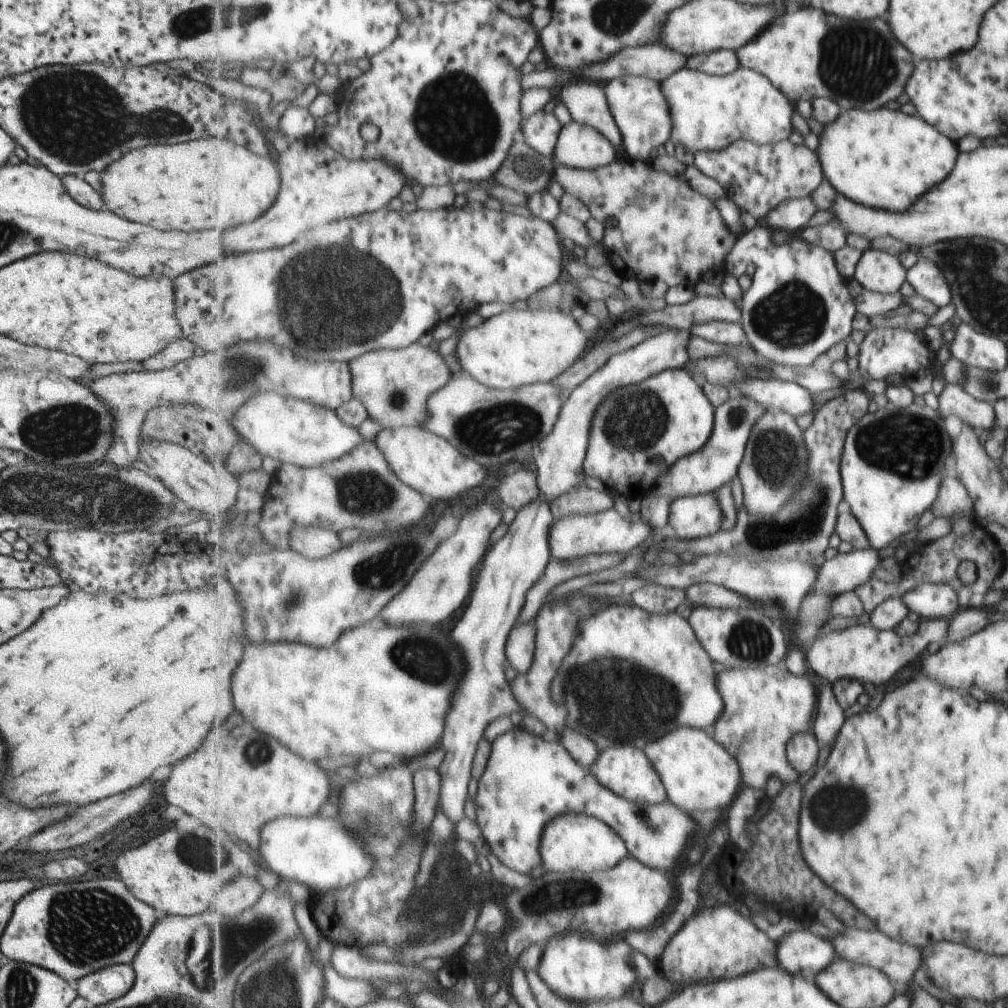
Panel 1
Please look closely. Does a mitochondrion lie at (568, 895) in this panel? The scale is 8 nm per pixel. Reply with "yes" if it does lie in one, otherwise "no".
yes

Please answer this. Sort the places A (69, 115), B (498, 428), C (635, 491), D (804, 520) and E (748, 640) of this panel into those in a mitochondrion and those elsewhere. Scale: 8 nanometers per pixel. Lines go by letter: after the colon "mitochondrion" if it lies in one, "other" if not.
A: mitochondrion
B: mitochondrion
C: other
D: mitochondrion
E: mitochondrion

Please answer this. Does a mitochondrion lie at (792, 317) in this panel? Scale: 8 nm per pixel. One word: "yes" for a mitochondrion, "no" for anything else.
yes

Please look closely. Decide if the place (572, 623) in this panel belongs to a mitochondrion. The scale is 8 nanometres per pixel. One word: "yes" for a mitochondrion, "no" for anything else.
no

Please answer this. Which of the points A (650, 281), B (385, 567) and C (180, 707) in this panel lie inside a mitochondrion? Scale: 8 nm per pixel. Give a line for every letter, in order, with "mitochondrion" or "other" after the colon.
A: other
B: mitochondrion
C: other

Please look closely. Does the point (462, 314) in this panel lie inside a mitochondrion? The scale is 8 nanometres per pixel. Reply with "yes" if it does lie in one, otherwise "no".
no

